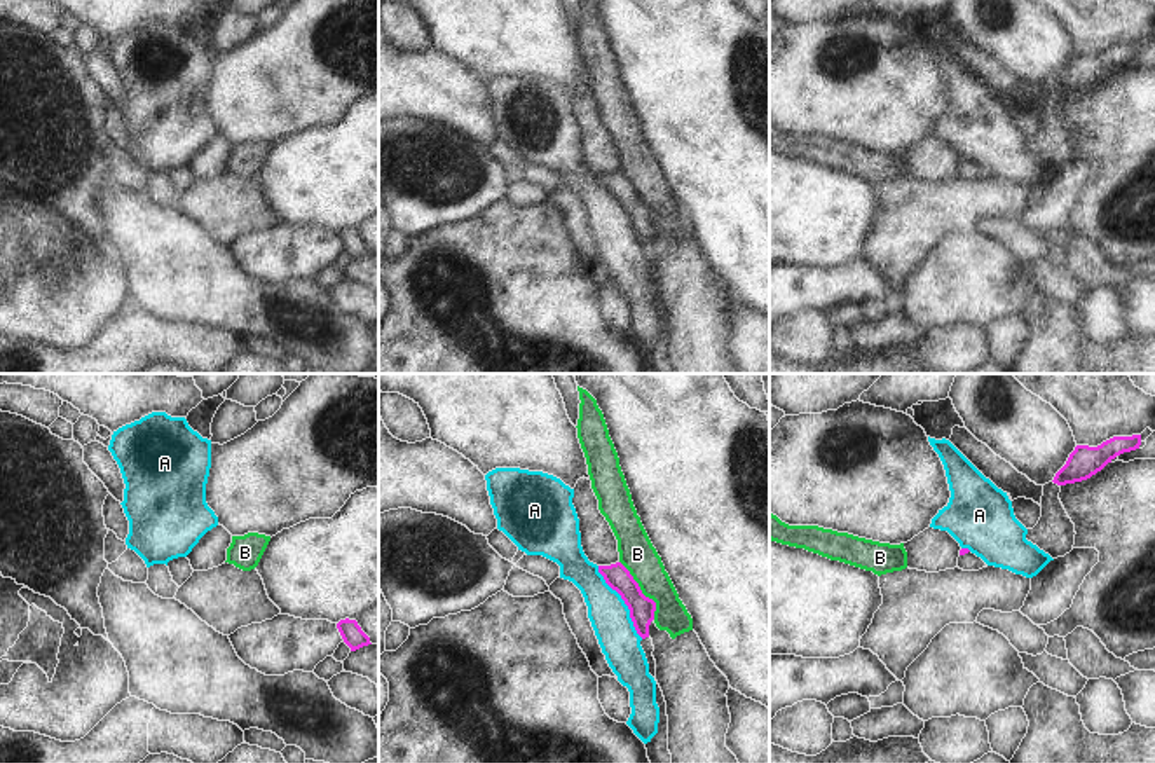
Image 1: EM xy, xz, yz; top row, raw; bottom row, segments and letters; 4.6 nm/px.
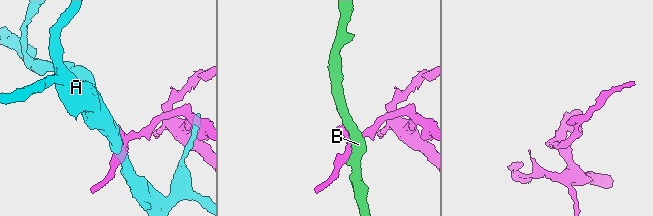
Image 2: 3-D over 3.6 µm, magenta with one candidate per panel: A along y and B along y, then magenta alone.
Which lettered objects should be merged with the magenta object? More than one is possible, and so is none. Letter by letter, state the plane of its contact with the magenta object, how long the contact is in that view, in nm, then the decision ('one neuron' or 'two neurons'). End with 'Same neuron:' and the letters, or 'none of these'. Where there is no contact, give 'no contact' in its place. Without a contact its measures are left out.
A: xz | 400 nm | two neurons
B: xz | 320 nm | two neurons
Same neuron: none of these

